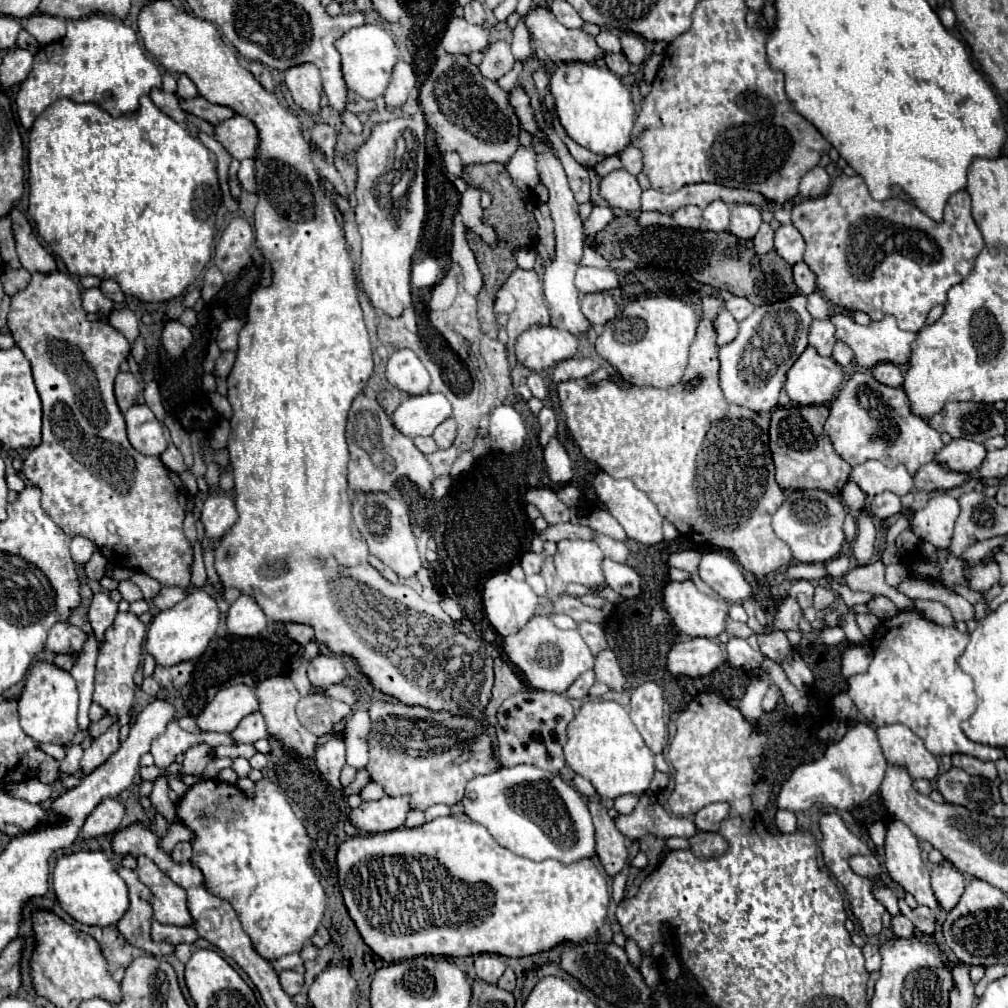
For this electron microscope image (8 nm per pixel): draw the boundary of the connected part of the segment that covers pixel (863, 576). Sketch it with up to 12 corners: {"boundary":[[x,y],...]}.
{"boundary":[[884,564],[856,566],[846,574],[852,590],[890,598],[900,610],[914,600],[884,580]]}

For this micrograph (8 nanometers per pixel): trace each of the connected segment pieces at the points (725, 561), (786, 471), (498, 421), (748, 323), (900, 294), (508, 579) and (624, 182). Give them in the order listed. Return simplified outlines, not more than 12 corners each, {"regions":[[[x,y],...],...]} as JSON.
{"regions":[[[704,554],[700,576],[730,604],[752,586],[730,556]],[[826,406],[772,412],[770,450],[782,490],[840,494],[850,476]],[[512,406],[490,414],[492,448],[516,452],[524,446],[526,424]],[[804,294],[758,306],[720,348],[726,400],[772,412],[808,346]],[[860,176],[794,204],[832,304],[918,332],[972,272],[970,196],[938,224]],[[508,572],[484,584],[484,610],[502,634],[522,630],[538,596]],[[624,168],[600,182],[600,196],[624,212],[640,210],[642,188]]]}

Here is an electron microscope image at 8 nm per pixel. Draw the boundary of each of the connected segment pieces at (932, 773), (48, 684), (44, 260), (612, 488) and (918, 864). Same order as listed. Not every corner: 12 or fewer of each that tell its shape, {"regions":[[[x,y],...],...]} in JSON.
{"regions":[[[904,724],[876,728],[884,758],[934,780],[938,762]],[[30,668],[18,696],[22,730],[36,742],[68,744],[78,732],[70,672]],[[12,208],[16,252],[30,274],[58,270],[32,226]],[[606,472],[594,478],[600,502],[628,538],[662,542],[664,518],[634,486]],[[902,822],[886,830],[886,868],[918,904],[942,912],[918,838]]]}

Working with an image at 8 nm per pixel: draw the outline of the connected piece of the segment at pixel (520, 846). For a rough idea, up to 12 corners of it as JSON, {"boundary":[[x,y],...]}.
{"boundary":[[536,766],[476,776],[464,812],[510,852],[594,856],[588,804]]}

